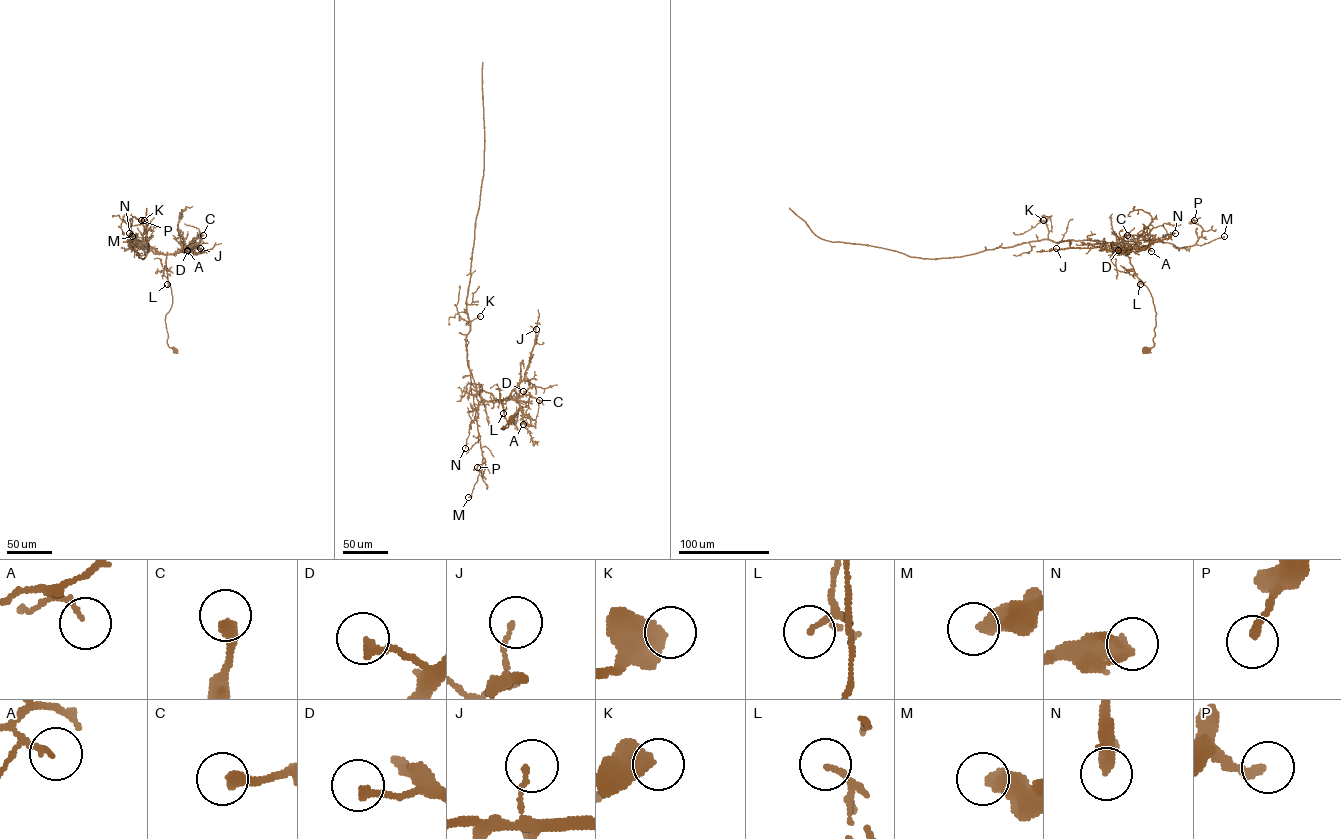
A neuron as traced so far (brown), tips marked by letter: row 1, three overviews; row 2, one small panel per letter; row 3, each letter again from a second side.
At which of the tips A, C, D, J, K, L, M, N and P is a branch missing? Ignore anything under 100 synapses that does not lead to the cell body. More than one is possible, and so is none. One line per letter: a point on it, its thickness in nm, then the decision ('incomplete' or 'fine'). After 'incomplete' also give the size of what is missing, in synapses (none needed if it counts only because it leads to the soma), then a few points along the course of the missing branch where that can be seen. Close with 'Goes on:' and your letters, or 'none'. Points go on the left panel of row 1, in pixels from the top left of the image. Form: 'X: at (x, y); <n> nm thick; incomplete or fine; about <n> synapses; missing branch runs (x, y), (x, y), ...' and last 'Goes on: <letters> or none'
A: at (187, 251); 130 nm thick; fine
C: at (203, 235); 340 nm thick; fine
D: at (187, 250); 190 nm thick; fine
J: at (200, 248); 130 nm thick; fine
K: at (144, 220); 650 nm thick; fine
L: at (167, 284); 140 nm thick; fine
M: at (132, 236); 480 nm thick; fine
N: at (129, 233); 320 nm thick; fine
P: at (141, 220); 240 nm thick; fine
Goes on: none

